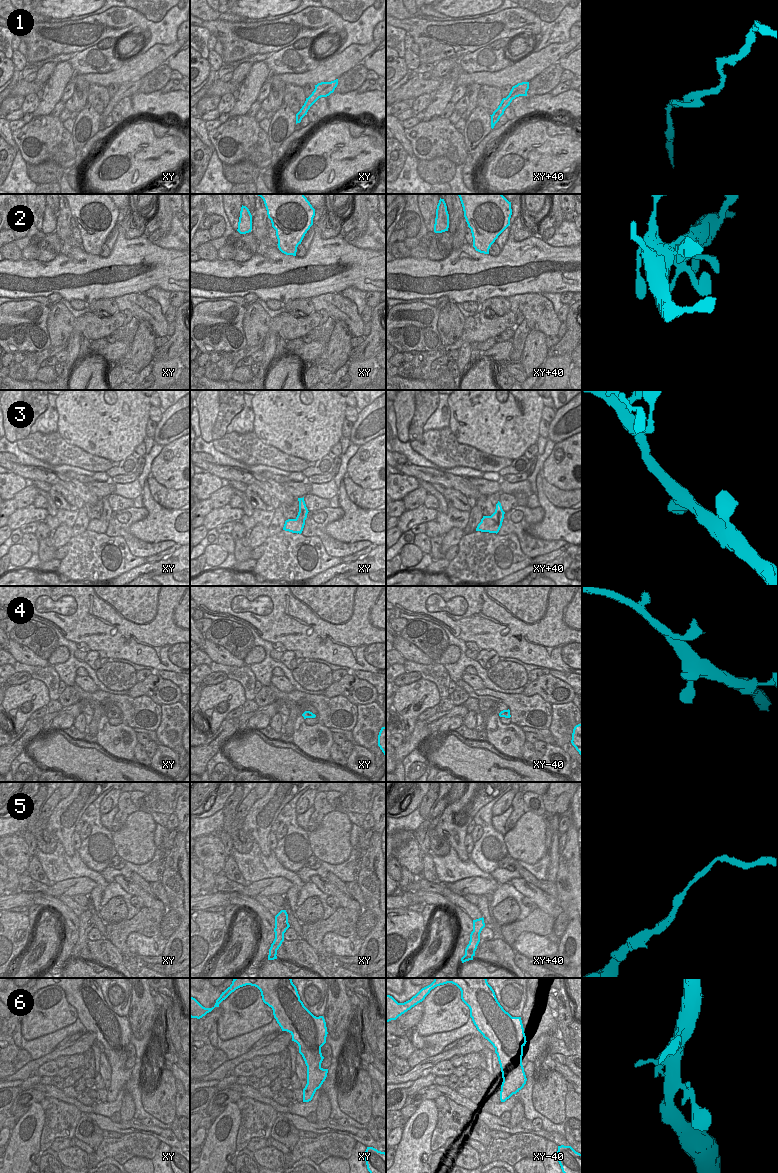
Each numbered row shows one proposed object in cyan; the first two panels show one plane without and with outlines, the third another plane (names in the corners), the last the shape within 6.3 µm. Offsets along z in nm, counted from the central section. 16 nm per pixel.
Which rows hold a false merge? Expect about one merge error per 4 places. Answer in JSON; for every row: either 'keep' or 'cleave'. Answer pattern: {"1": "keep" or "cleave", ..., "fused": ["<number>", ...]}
{"1": "keep", "2": "keep", "3": "keep", "4": "keep", "5": "keep", "6": "keep", "fused": []}

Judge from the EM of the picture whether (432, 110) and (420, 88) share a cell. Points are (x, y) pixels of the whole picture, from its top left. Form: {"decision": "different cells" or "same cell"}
{"decision": "different cells"}

